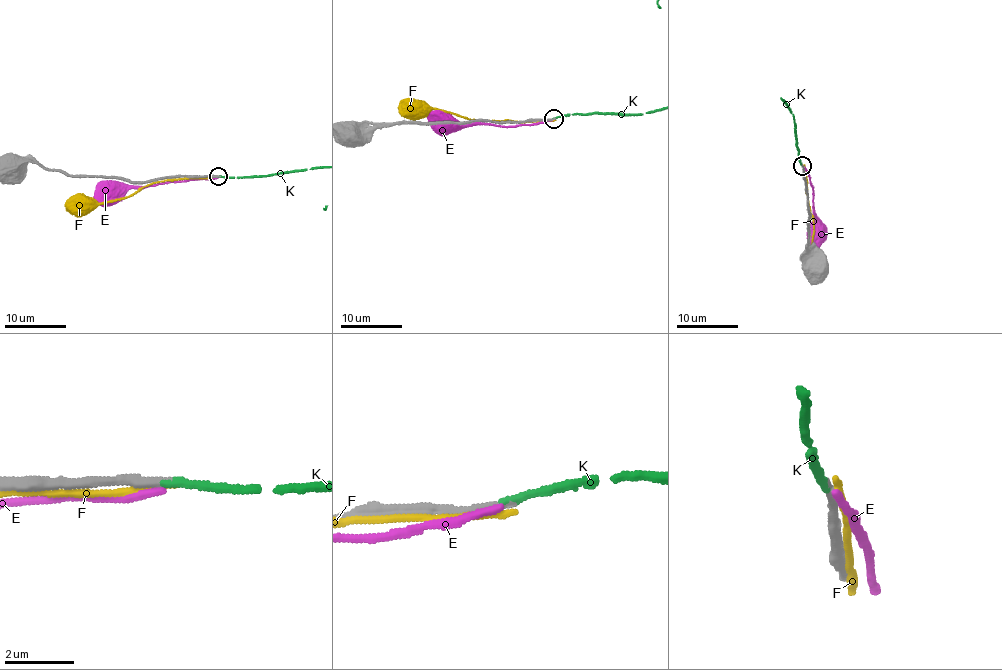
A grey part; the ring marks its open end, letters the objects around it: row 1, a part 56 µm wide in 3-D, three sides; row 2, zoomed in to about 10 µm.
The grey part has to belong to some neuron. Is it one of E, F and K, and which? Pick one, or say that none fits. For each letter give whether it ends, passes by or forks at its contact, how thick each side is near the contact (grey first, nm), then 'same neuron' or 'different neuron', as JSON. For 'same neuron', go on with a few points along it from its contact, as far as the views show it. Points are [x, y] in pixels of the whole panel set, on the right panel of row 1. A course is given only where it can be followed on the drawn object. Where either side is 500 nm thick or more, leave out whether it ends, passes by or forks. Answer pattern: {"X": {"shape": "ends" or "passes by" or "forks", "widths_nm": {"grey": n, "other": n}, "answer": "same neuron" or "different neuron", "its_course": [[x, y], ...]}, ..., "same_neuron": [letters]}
{"E": {"shape": "ends", "widths_nm": {"grey": 320, "other": 240}, "answer": "different neuron"}, "F": {"shape": "ends", "widths_nm": {"grey": 320, "other": 240}, "answer": "different neuron"}, "K": {"shape": "ends", "widths_nm": {"grey": 260, "other": 200}, "answer": "same neuron"}, "same_neuron": ["K"]}

